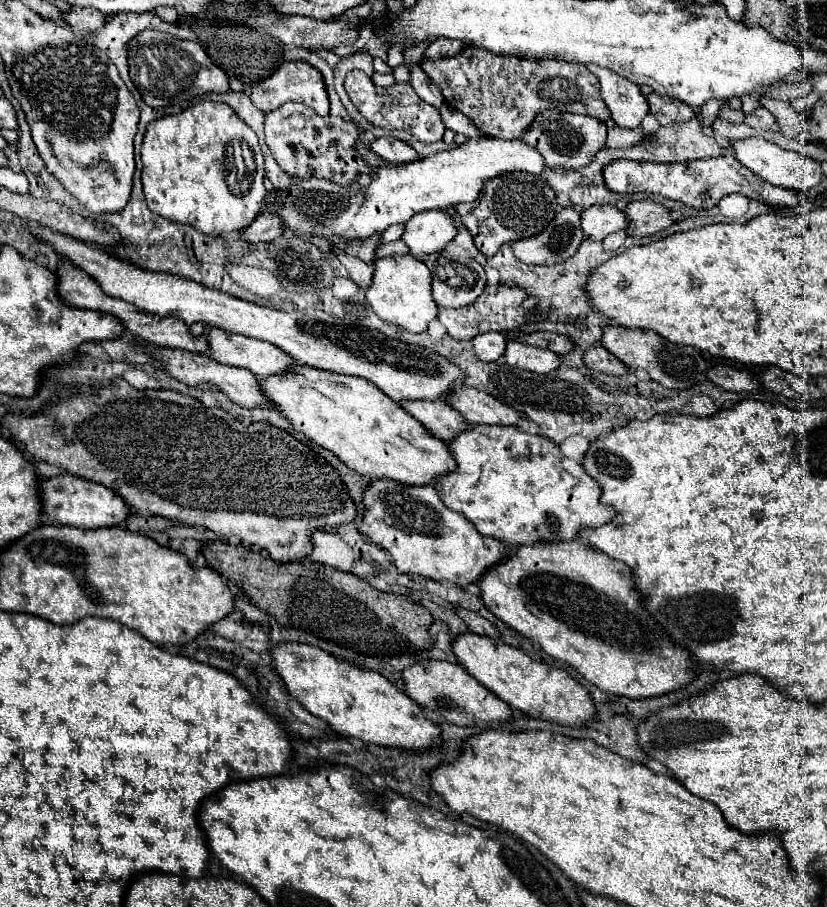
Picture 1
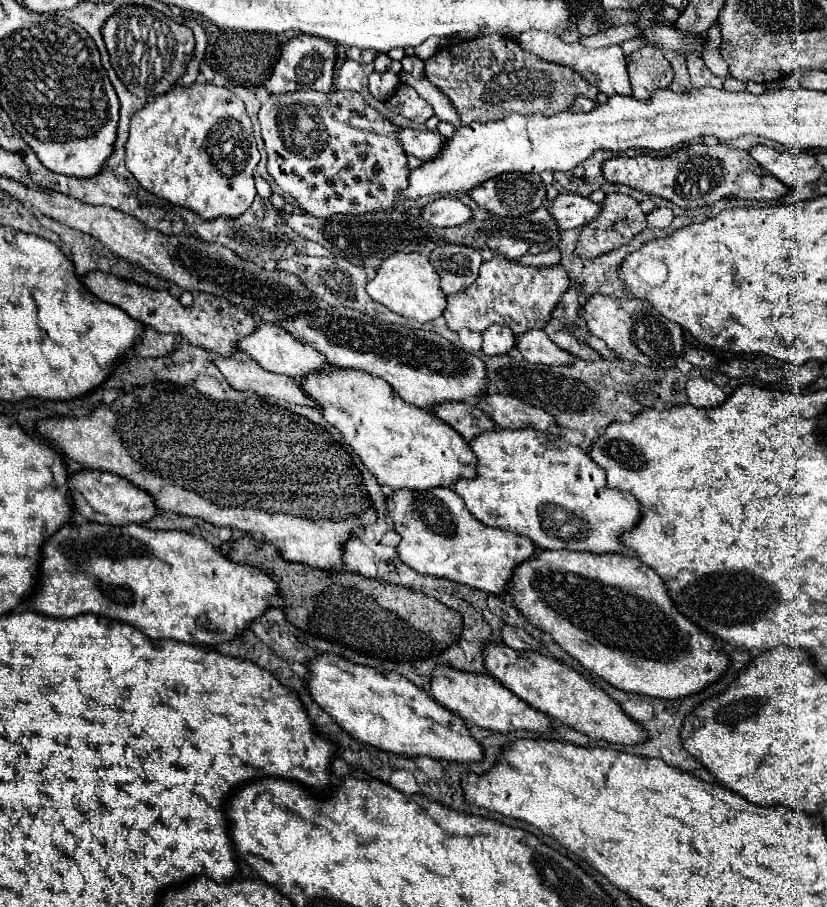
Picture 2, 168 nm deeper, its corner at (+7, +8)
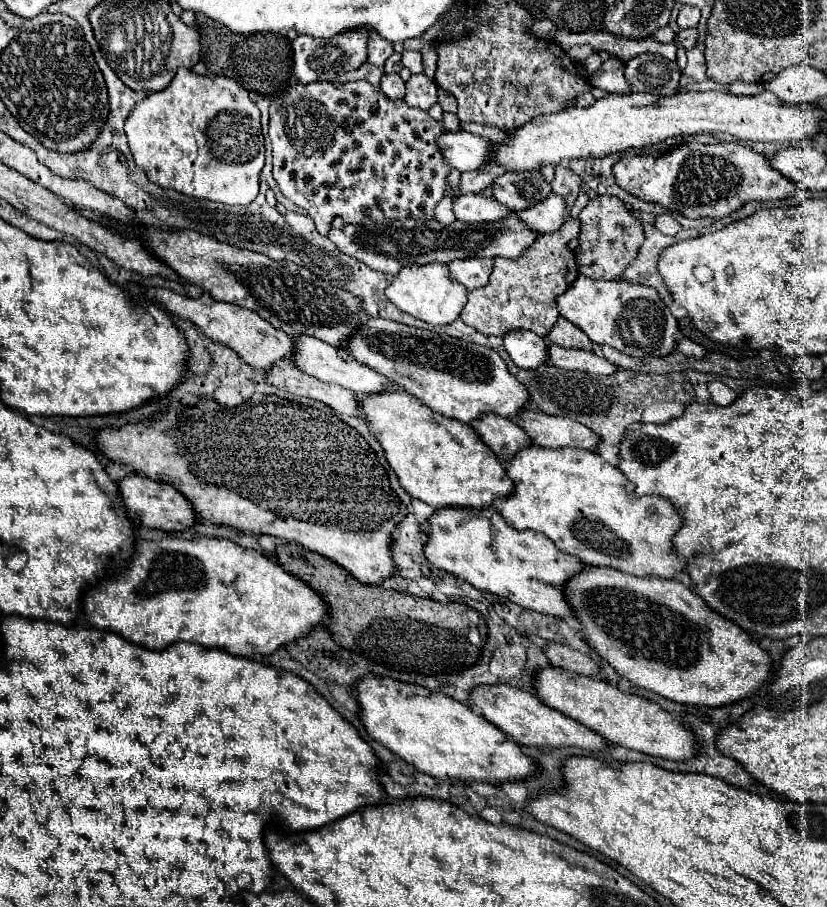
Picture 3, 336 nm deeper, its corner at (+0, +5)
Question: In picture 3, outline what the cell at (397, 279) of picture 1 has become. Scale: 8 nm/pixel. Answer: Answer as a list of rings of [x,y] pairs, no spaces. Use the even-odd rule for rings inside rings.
[[[427,264],[427,266],[405,266],[385,288],[385,296],[403,312],[419,318],[431,326],[445,326],[457,320],[459,312],[465,306],[467,292],[459,282],[451,280],[445,264]]]

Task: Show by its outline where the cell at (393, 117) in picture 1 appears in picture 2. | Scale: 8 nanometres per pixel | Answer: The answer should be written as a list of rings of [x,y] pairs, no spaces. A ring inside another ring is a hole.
[[[400,83],[396,93],[386,101],[386,107],[392,113],[402,115],[418,125],[424,125],[434,115],[432,107],[410,85],[404,85],[404,83]]]

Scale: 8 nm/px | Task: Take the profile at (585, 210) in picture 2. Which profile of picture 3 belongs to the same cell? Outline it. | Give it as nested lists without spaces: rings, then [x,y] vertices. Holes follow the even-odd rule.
[[[553,192],[531,210],[519,212],[519,216],[523,216],[523,222],[527,222],[527,226],[531,226],[533,230],[539,230],[541,234],[557,232],[563,226],[567,214],[569,214],[569,208],[565,198]]]

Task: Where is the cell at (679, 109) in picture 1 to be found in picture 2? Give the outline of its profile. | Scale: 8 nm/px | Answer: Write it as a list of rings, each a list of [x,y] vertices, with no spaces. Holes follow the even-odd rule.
[[[644,47],[626,57],[632,97],[648,99],[656,89],[664,89],[674,79],[674,69],[658,47]]]

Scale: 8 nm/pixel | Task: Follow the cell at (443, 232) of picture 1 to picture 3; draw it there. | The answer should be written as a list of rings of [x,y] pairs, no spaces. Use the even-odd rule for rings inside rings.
[[[465,194],[455,198],[453,212],[459,222],[475,224],[475,222],[497,222],[499,218],[505,218],[509,210],[505,206],[499,206],[493,198],[485,198],[479,194]]]

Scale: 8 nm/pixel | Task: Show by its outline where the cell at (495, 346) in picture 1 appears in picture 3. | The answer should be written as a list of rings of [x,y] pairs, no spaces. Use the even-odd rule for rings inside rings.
[[[513,330],[503,336],[503,346],[511,360],[521,368],[535,368],[547,360],[543,338],[529,330]]]

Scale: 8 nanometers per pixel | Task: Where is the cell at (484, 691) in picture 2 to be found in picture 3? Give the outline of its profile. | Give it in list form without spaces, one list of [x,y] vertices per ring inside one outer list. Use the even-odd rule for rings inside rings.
[[[491,684],[491,686],[475,686],[469,694],[469,704],[475,708],[487,722],[497,726],[507,736],[515,738],[517,744],[523,746],[537,746],[537,748],[553,748],[553,746],[579,746],[585,750],[599,752],[607,746],[607,742],[593,734],[589,728],[583,728],[583,724],[567,718],[561,712],[551,710],[545,706],[537,696],[533,696],[527,690],[511,688],[507,684]]]

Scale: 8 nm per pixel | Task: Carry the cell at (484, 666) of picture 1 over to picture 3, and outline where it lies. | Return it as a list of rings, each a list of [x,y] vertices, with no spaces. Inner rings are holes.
[[[555,666],[541,668],[533,676],[533,690],[535,696],[541,698],[541,702],[547,702],[549,708],[577,720],[611,744],[669,760],[687,760],[697,752],[695,736],[655,702],[649,702],[641,696],[625,694],[605,680],[597,682],[591,676],[581,676]]]

